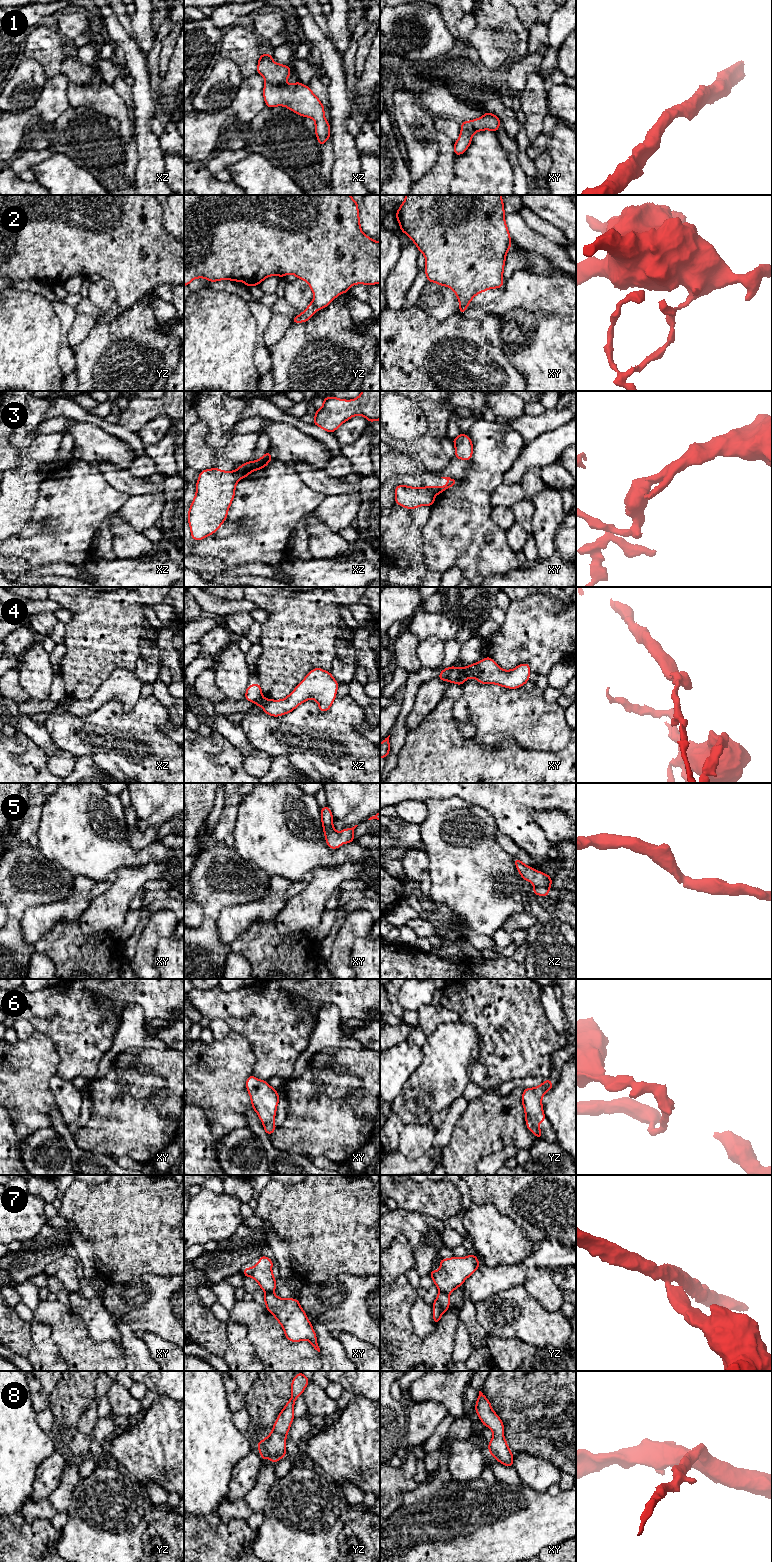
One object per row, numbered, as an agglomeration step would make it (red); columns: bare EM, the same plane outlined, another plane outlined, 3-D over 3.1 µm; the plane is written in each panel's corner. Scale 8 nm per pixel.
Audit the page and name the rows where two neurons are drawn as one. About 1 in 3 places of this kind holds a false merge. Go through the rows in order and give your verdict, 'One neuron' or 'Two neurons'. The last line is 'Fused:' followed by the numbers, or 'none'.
1: One neuron
2: Two neurons
3: One neuron
4: Two neurons
5: One neuron
6: One neuron
7: Two neurons
8: One neuron
Fused: 2, 4, 7

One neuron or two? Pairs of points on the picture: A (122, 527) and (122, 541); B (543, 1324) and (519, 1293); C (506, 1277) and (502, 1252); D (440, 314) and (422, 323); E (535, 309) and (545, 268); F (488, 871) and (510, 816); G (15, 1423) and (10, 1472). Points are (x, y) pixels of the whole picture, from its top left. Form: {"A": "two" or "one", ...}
{"A": "one", "B": "one", "C": "two", "D": "two", "E": "two", "F": "two", "G": "one"}

